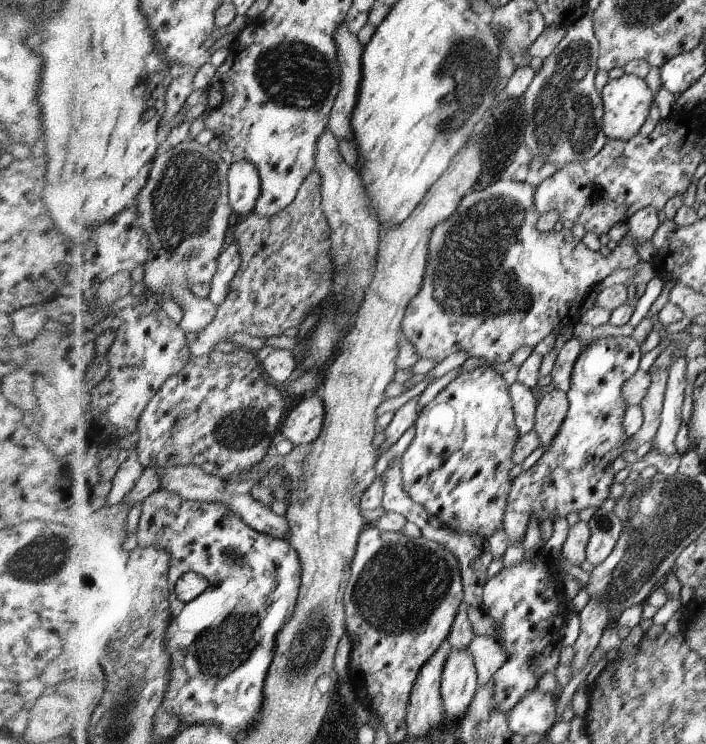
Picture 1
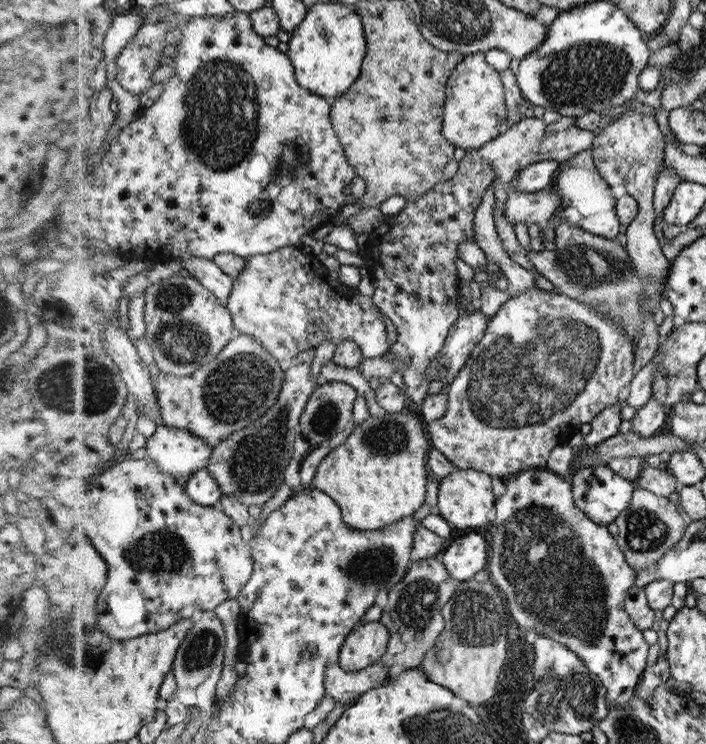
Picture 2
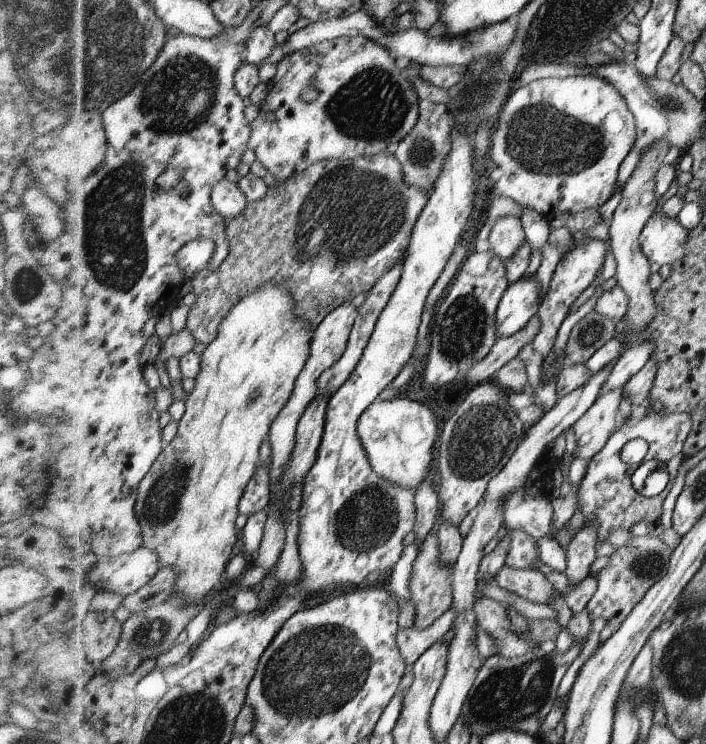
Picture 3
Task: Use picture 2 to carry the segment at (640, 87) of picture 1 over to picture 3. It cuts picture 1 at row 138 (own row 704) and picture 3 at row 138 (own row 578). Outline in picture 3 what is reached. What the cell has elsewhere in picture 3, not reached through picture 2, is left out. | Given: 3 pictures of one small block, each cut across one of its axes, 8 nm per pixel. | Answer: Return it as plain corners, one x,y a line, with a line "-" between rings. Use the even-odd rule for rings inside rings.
592,74
534,80
510,96
494,131
489,164
501,168
502,176
492,190
492,198
507,196
521,207
534,209
552,224
564,215
599,209
616,192
613,188
620,165
634,140
634,115
609,80

